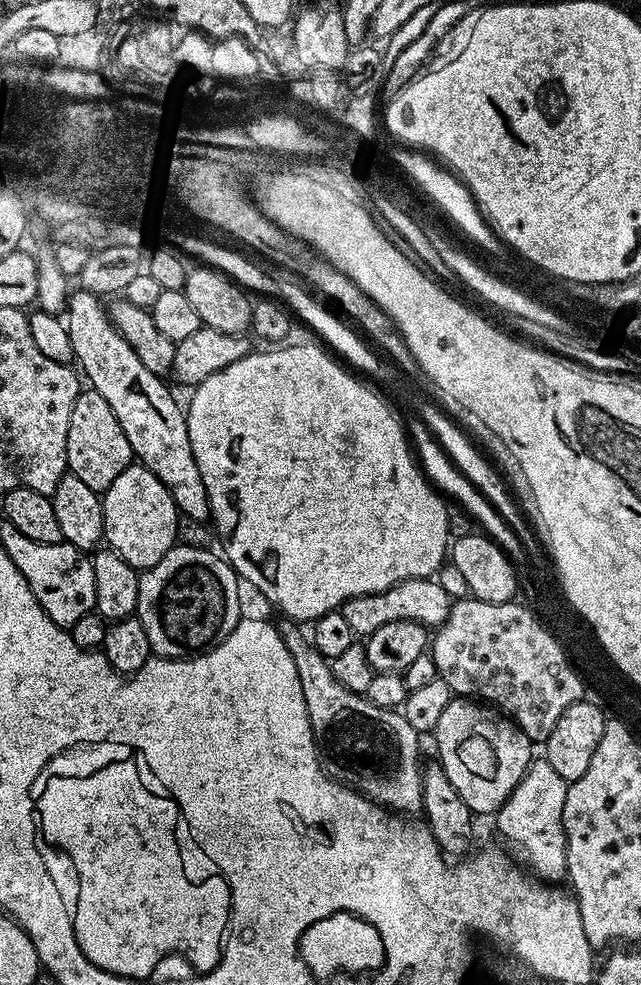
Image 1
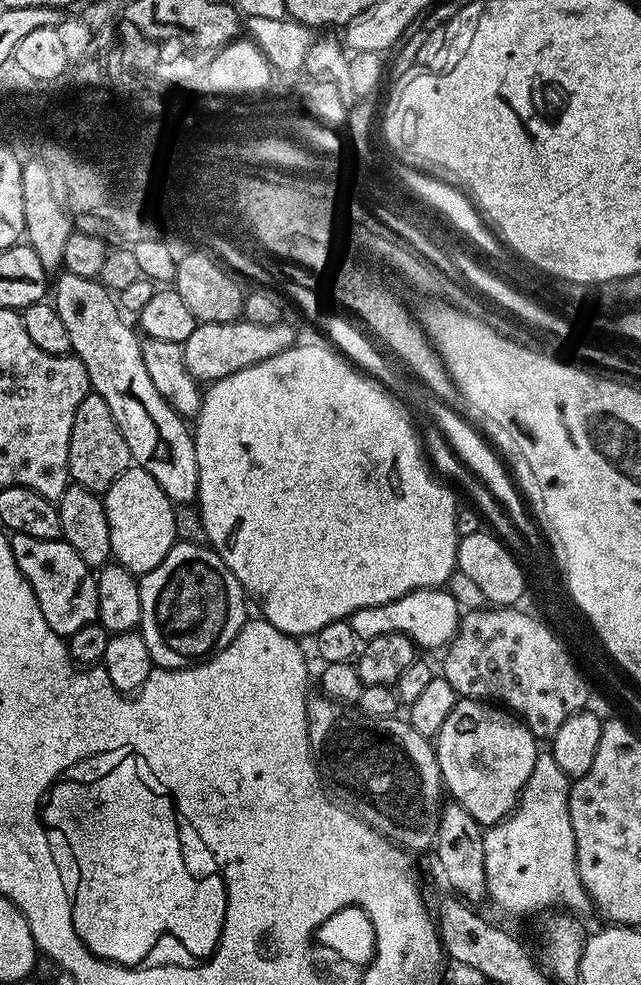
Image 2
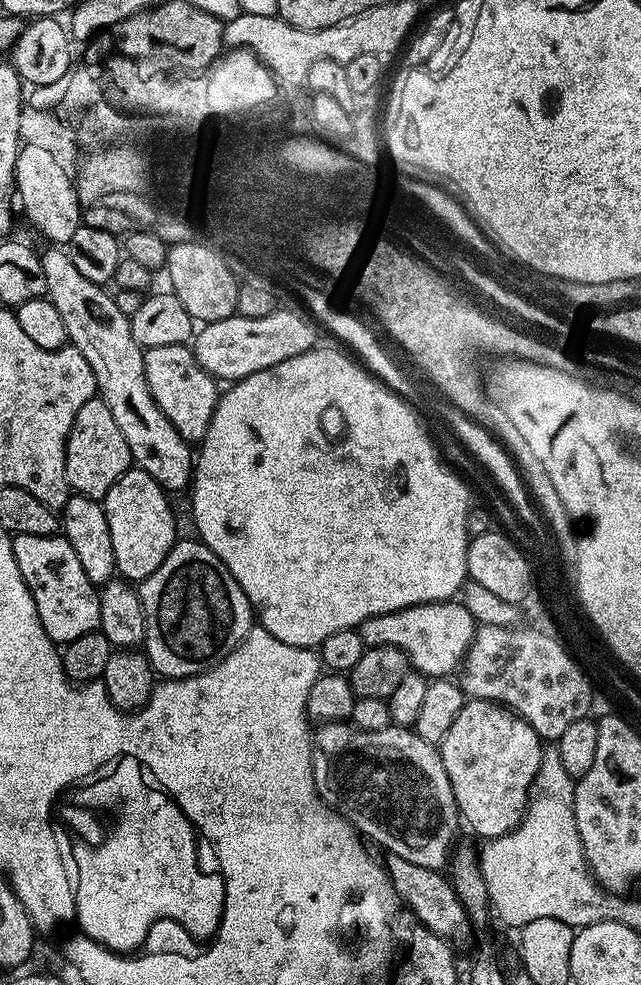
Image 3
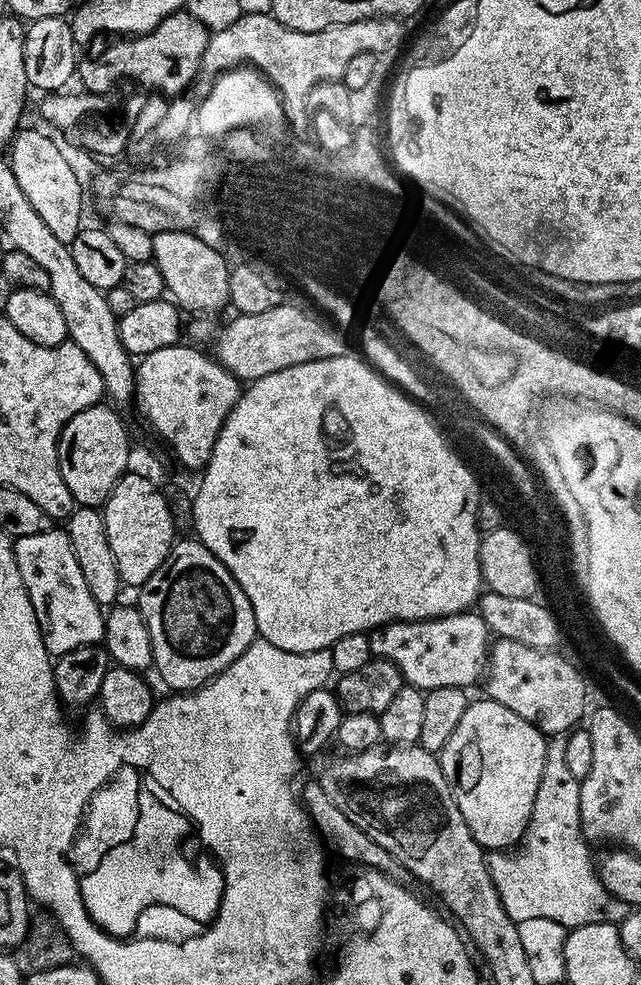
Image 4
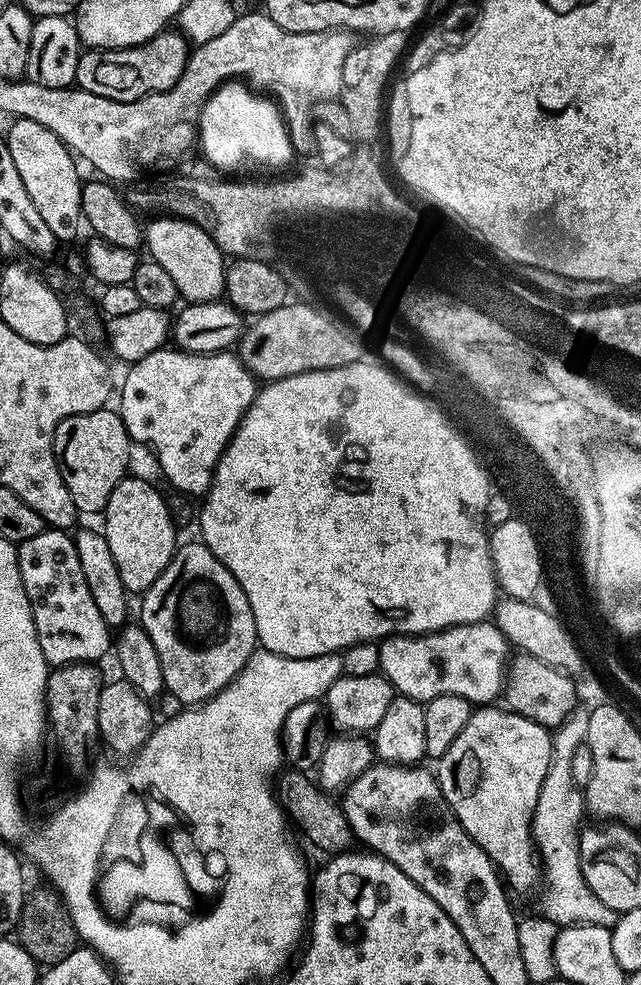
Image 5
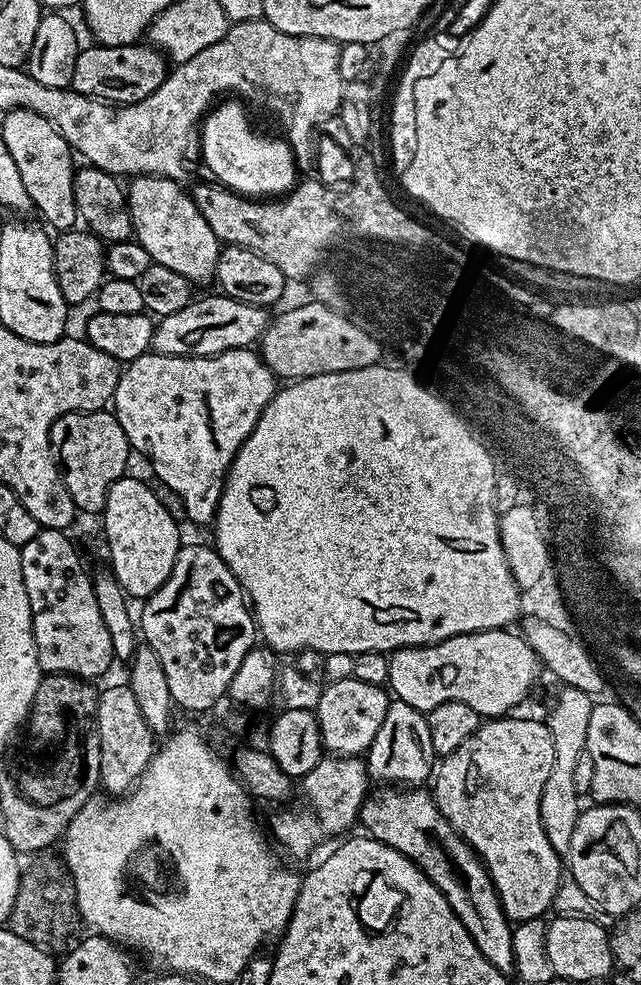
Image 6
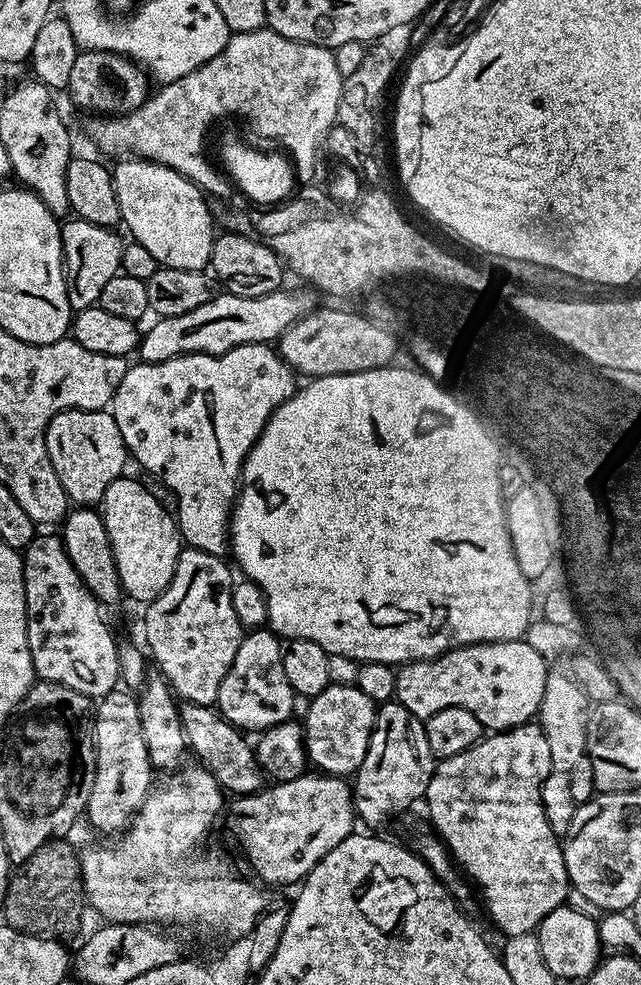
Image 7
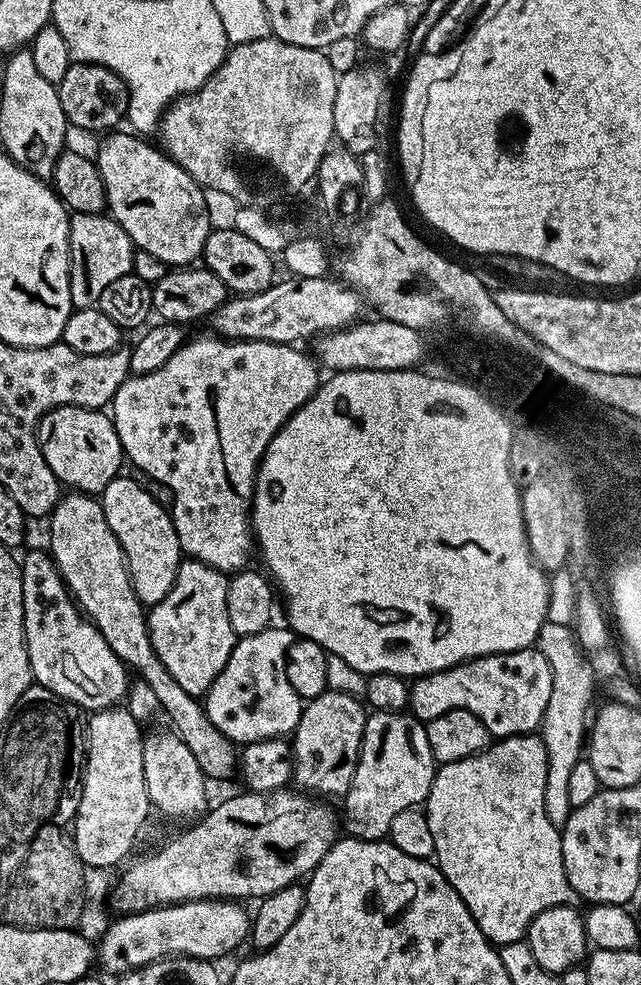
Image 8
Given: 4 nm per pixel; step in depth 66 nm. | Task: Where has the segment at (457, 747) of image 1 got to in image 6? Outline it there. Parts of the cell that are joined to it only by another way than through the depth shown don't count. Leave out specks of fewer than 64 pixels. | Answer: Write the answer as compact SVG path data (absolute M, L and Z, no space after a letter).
M488 718L481 723L480 728L454 754L443 757L439 761L434 772L434 799L438 810L454 826L454 830L472 848L472 851L480 857L484 867L488 869L488 876L492 879L492 885L496 888L496 893L500 899L502 910L508 915L509 921L521 922L523 920L538 919L545 915L547 908L551 909L556 902L556 891L560 888L562 877L562 858L556 853L554 846L550 846L550 838L546 838L546 830L540 821L540 803L542 802L542 786L546 786L546 778L550 778L550 766L554 766L554 742L550 738L550 730L543 719L540 720L512 720L513 718Z

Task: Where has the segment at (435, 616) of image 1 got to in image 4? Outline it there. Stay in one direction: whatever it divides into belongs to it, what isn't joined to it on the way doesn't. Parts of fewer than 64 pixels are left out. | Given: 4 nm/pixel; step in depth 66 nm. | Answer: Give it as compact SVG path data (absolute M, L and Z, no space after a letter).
M479 611L455 612L433 620L396 620L392 624L384 624L368 633L370 650L378 660L389 660L398 666L404 675L405 685L419 688L421 692L438 690L438 686L454 686L455 688L471 689L471 684L485 675L490 647L490 633L486 622L482 622Z

